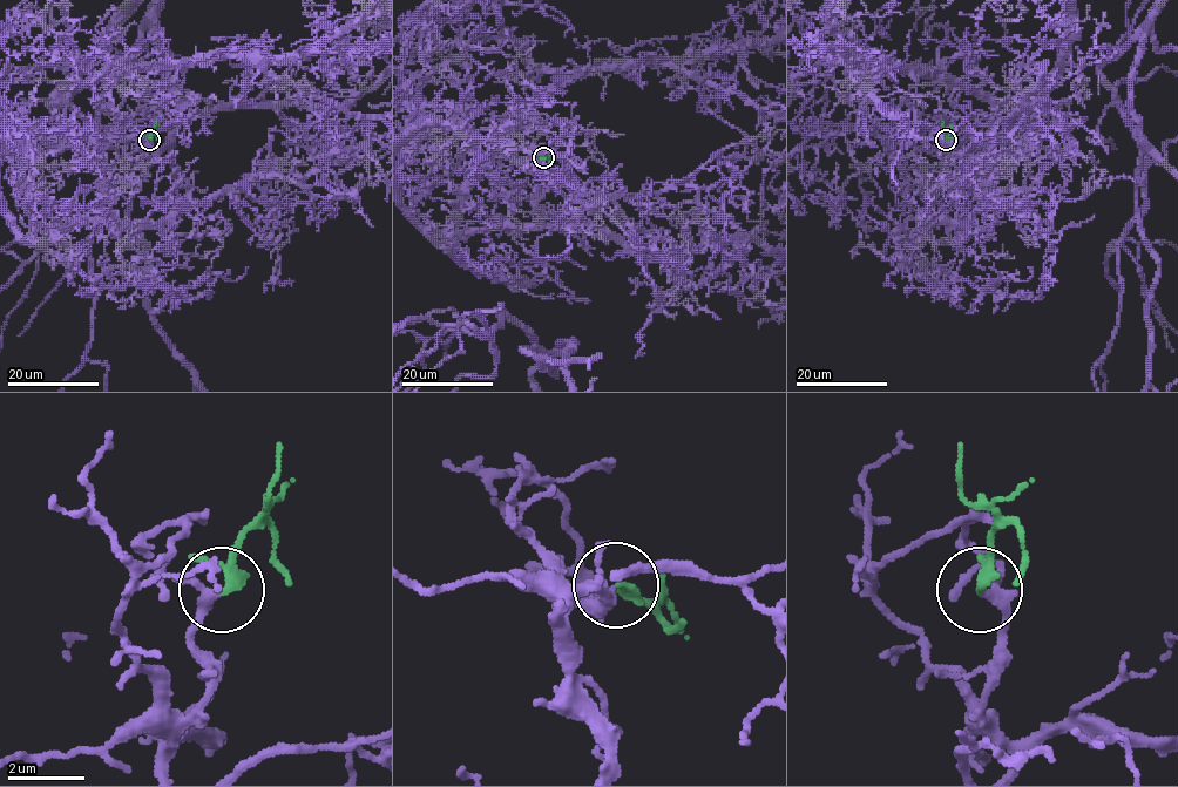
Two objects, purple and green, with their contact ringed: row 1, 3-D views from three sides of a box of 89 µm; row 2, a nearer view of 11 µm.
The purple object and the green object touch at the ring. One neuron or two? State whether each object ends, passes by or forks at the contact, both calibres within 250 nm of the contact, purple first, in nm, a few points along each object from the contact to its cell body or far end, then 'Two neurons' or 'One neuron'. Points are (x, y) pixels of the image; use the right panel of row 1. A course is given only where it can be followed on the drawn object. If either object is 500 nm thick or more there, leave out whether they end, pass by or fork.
At the ring purple passes by. At the ring green passes by. Thickness 220 nm (purple) against 200 nm. Course of purple: (946, 140), (950, 155), (987, 160), (987, 183), (912, 239), (927, 190), (902, 174), (847, 151), (813, 188). Course of green: (946, 138), (948, 131), (943, 122). One neuron

